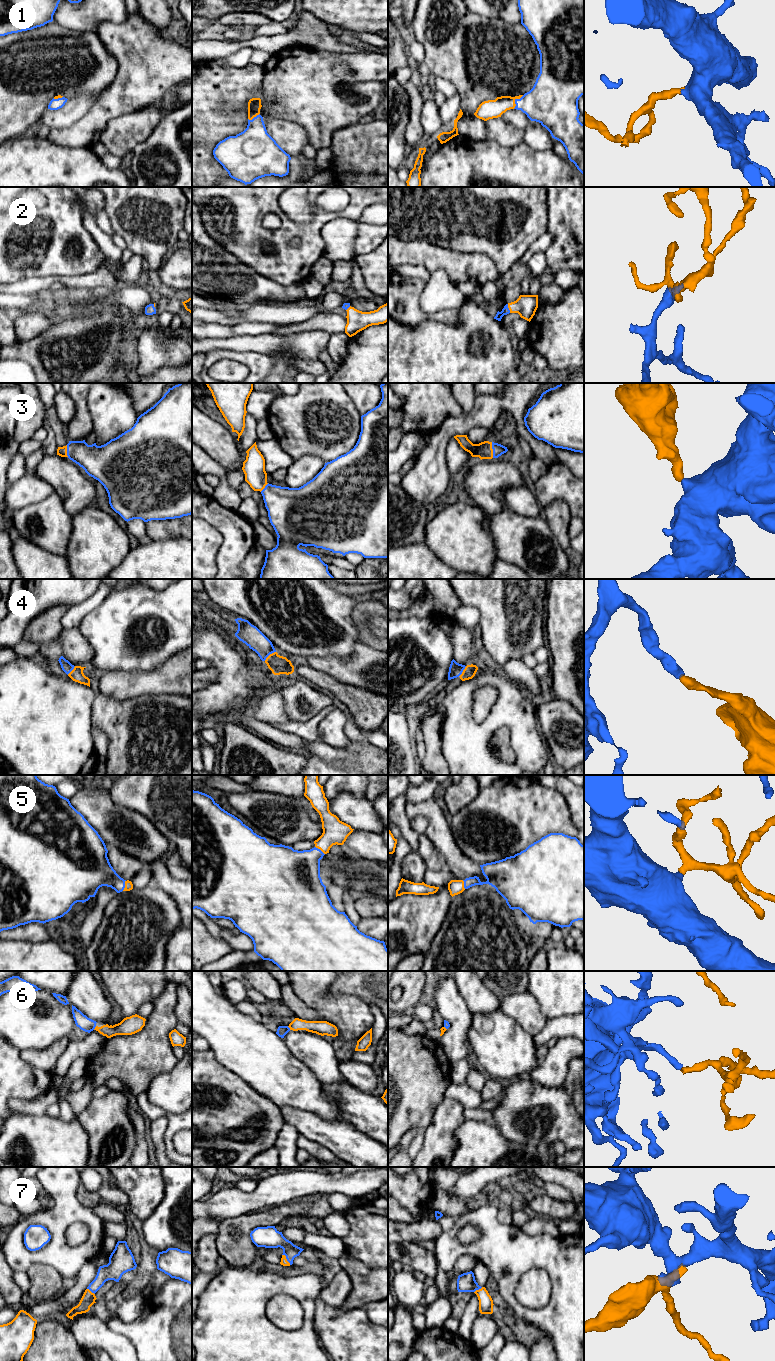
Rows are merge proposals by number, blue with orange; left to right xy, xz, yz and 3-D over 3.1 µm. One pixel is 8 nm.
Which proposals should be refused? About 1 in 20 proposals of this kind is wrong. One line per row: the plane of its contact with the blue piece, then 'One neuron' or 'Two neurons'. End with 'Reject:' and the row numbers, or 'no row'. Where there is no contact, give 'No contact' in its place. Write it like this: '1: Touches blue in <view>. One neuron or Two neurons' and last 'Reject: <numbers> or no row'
1: Touches blue in yz. One neuron
2: Touches blue in yz. One neuron
3: Touches blue in yz. One neuron
4: Touches blue in xz. One neuron
5: Touches blue in xy. One neuron
6: Touches blue in xy. One neuron
7: Touches blue in xz. One neuron
Reject: no row

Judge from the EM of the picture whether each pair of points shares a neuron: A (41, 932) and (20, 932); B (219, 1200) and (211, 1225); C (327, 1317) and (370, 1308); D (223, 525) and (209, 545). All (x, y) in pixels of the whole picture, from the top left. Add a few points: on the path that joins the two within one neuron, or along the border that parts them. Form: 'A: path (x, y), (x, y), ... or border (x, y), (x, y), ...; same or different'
A: path (36, 932), (25, 932); same
B: border (202, 1217), (221, 1220); different
C: border (362, 1308), (367, 1317), (377, 1325); different
D: border (202, 518), (222, 535), (222, 543), (217, 554); different

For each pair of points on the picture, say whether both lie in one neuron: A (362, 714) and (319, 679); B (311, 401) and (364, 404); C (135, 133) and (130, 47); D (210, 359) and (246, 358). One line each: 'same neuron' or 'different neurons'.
A: same neuron
B: different neurons
C: different neurons
D: same neuron

